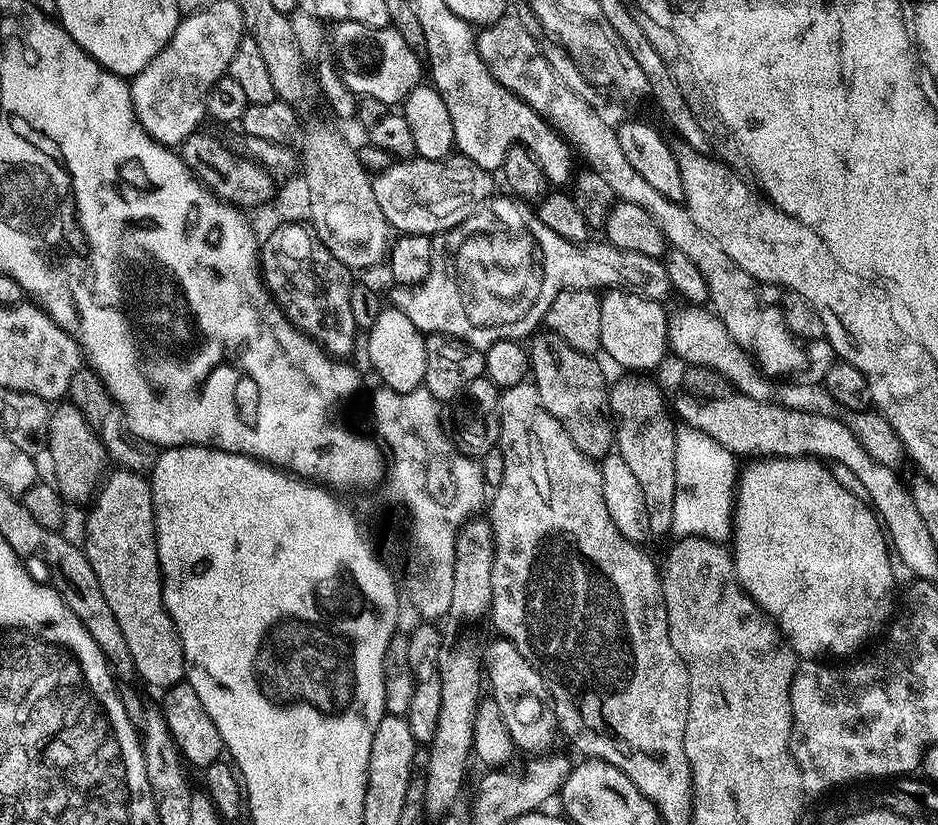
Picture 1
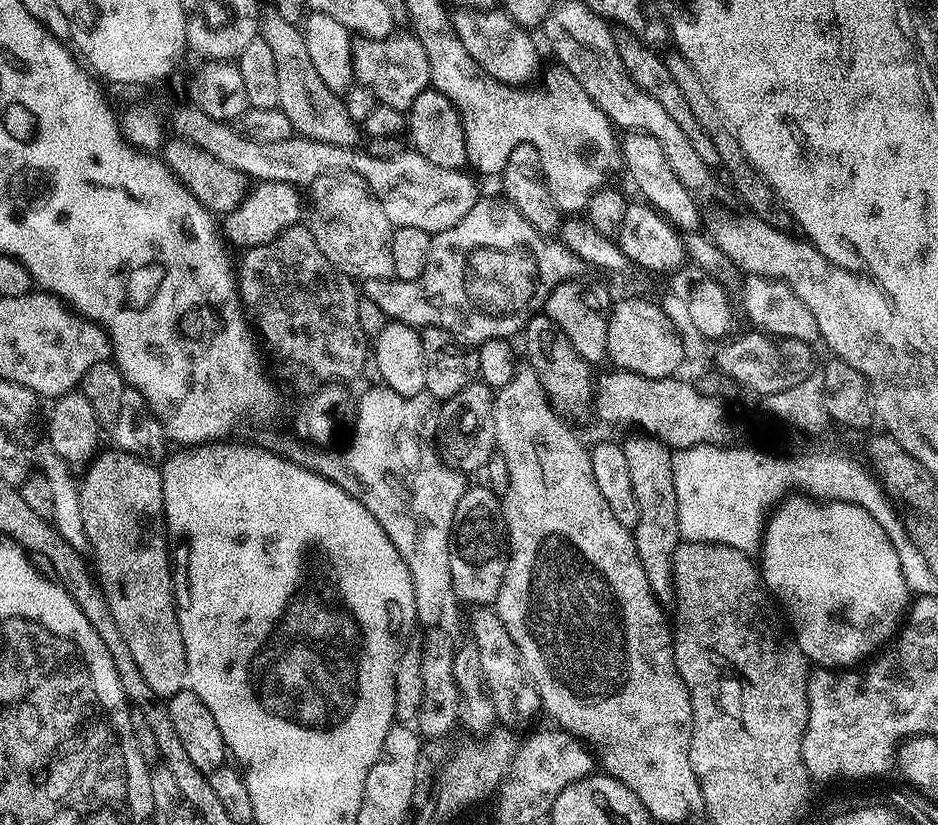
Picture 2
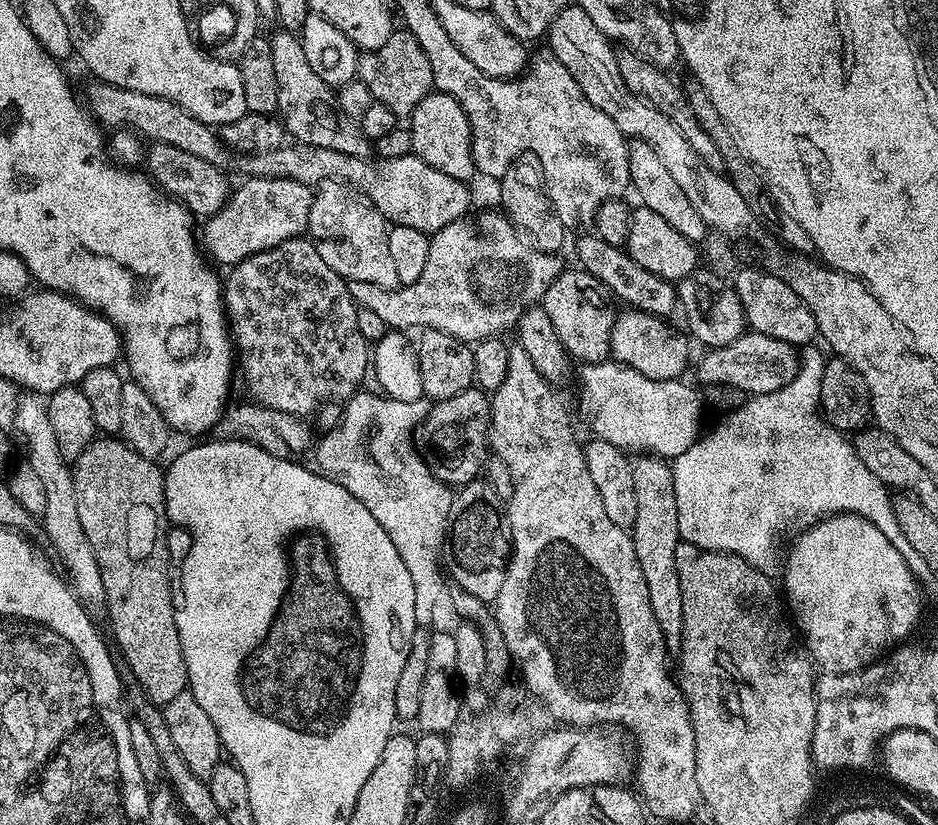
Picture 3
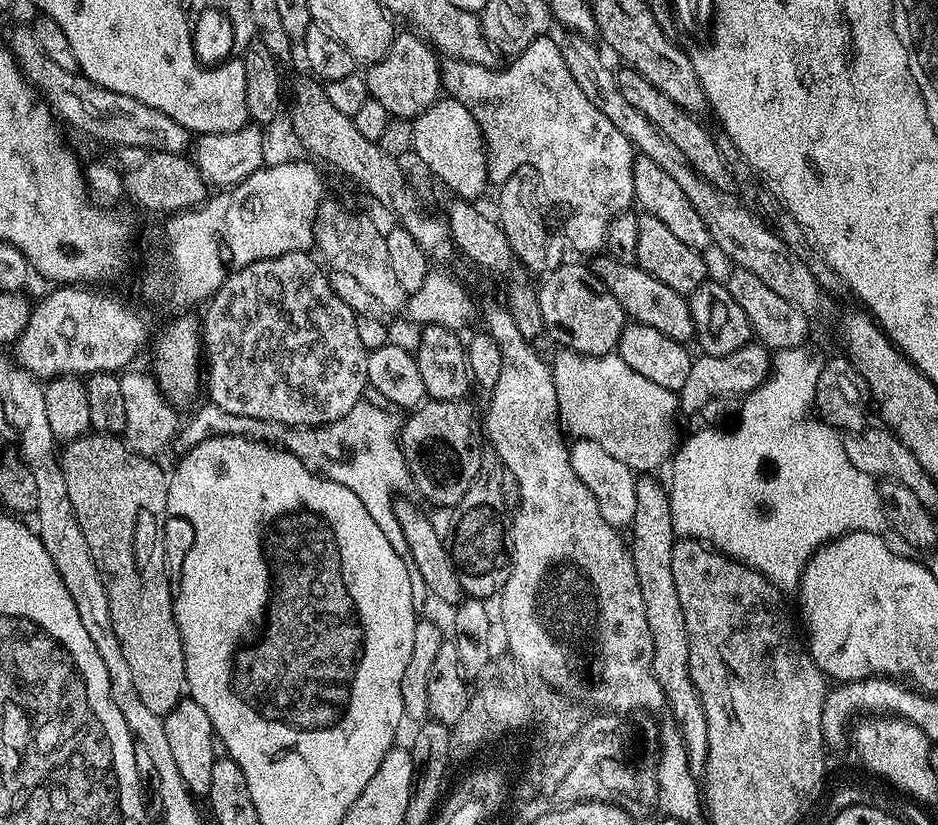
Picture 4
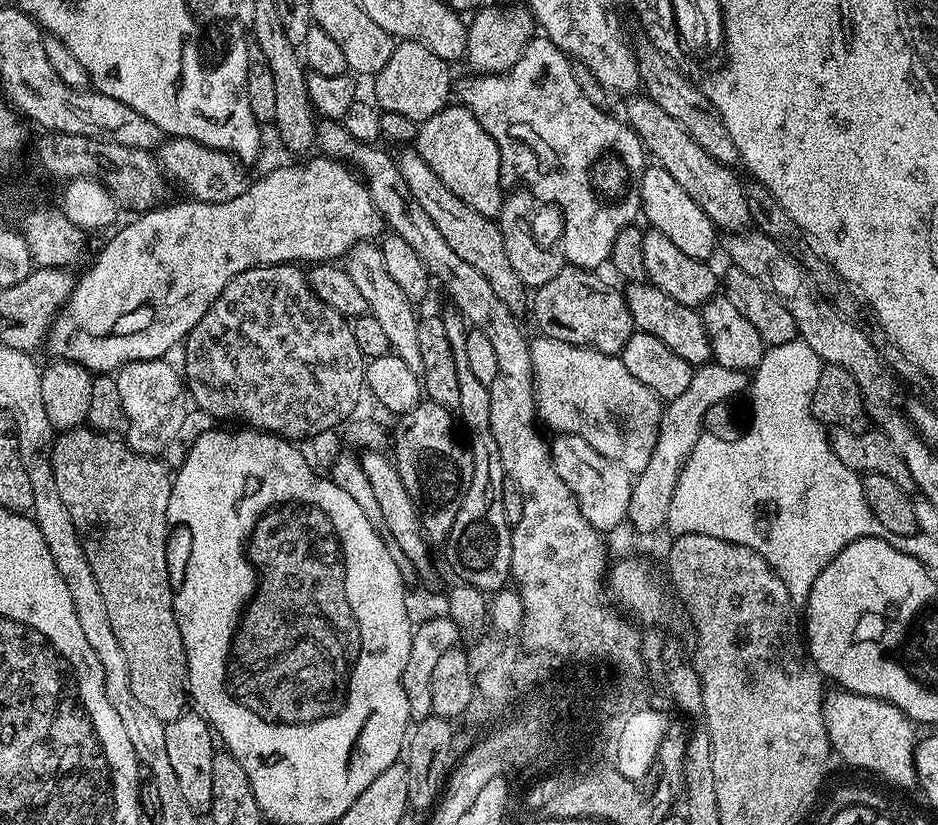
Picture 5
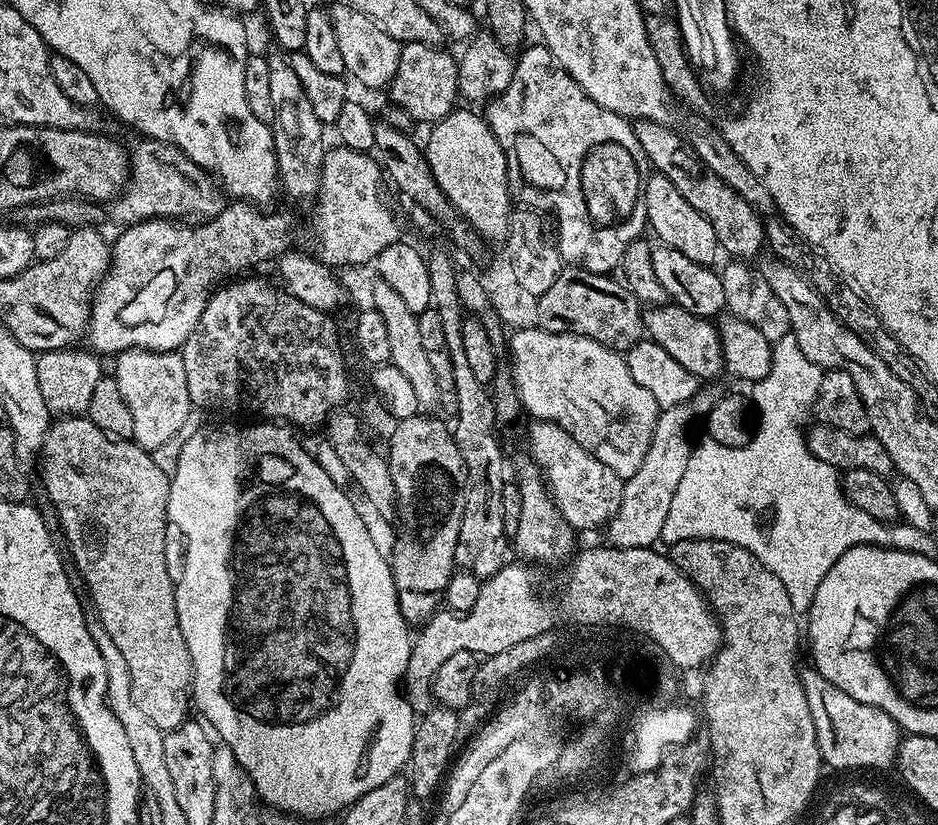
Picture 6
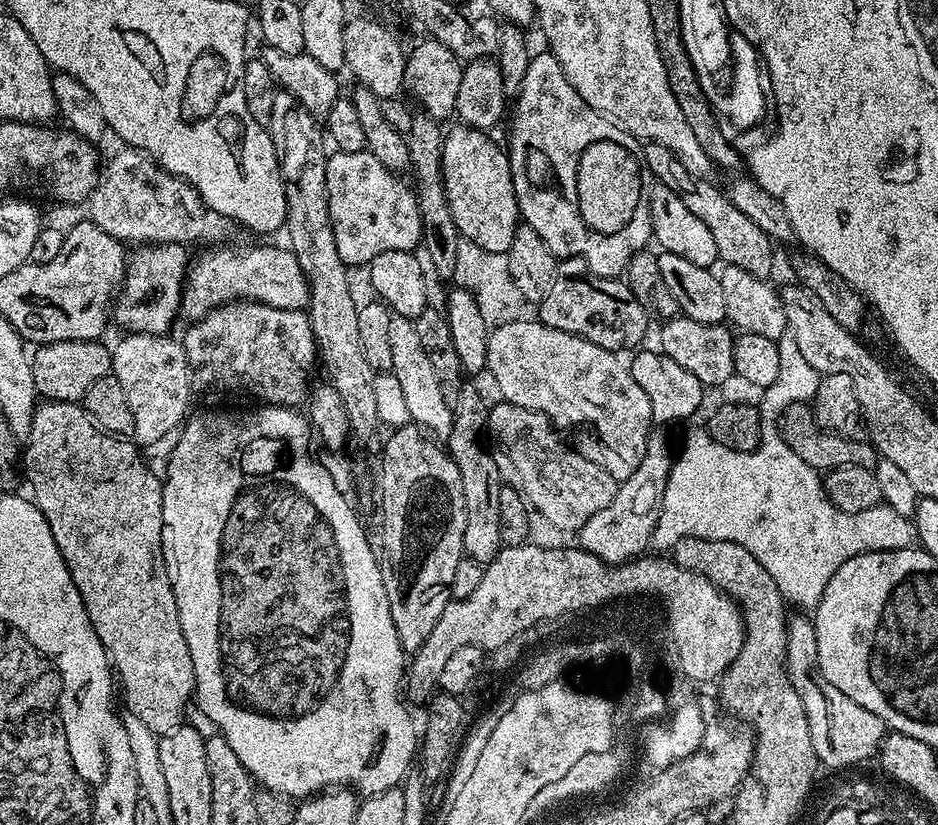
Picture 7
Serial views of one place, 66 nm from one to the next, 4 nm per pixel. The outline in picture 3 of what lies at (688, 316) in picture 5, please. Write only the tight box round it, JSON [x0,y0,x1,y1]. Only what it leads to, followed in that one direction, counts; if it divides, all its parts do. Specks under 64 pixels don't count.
[576,234,677,318]

